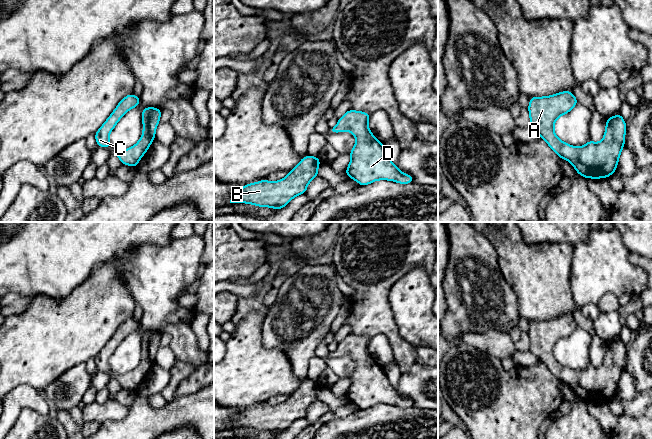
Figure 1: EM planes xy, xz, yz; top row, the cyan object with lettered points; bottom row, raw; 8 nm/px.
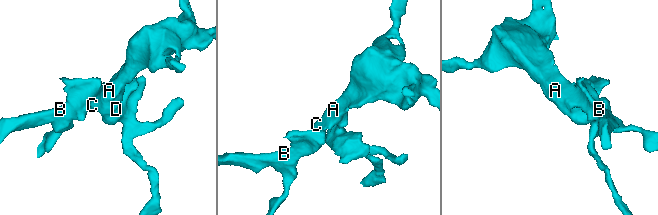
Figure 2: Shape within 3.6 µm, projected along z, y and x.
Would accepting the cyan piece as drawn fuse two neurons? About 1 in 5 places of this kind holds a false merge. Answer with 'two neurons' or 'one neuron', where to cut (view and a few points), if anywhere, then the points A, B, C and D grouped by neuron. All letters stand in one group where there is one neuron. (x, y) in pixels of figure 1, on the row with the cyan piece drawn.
one neuron | no cut | A B C D

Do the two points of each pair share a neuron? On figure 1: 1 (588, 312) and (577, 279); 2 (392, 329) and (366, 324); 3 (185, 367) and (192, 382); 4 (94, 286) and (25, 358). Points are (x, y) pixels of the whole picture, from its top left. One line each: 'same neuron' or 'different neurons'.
1: different neurons
2: same neuron
3: different neurons
4: same neuron

